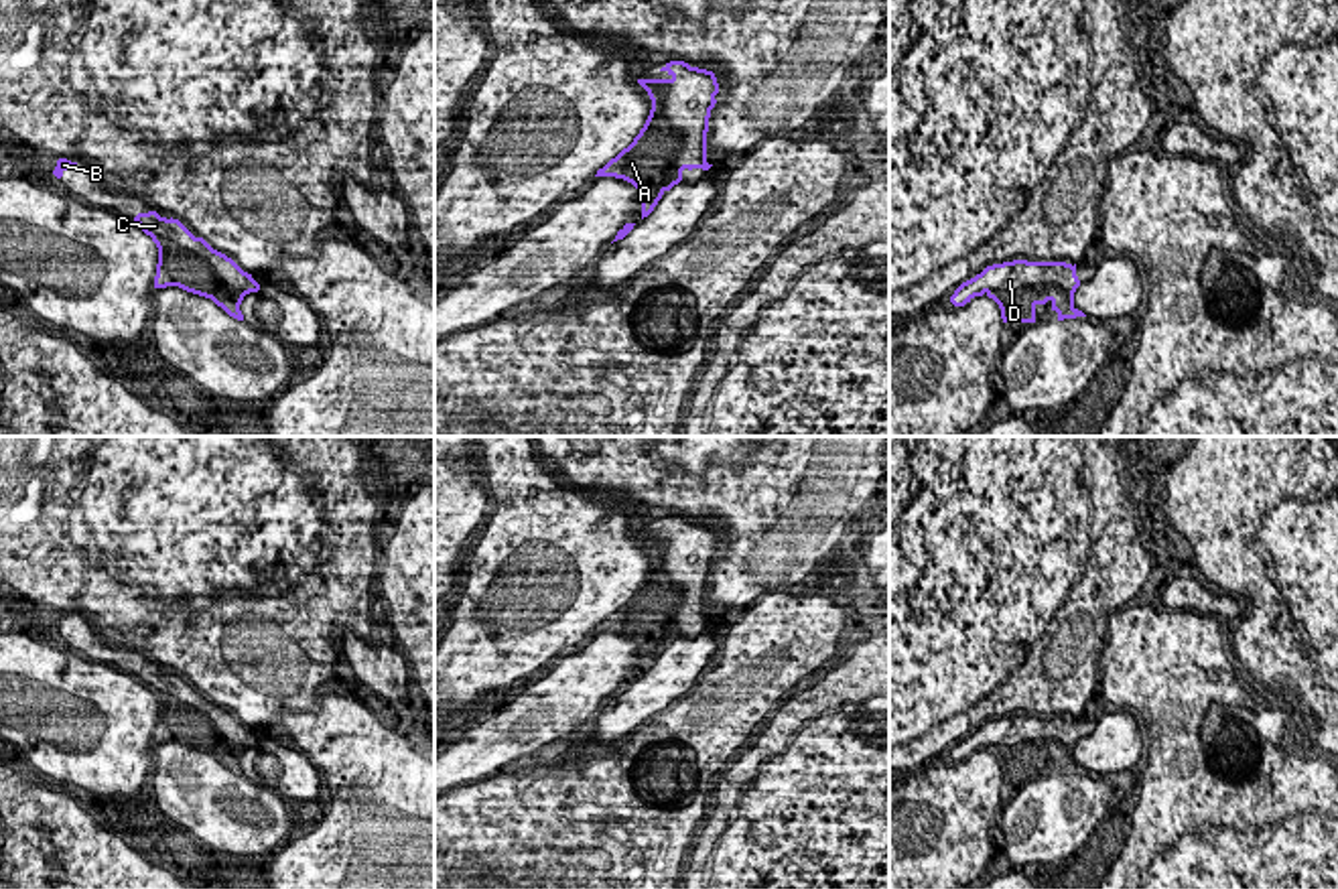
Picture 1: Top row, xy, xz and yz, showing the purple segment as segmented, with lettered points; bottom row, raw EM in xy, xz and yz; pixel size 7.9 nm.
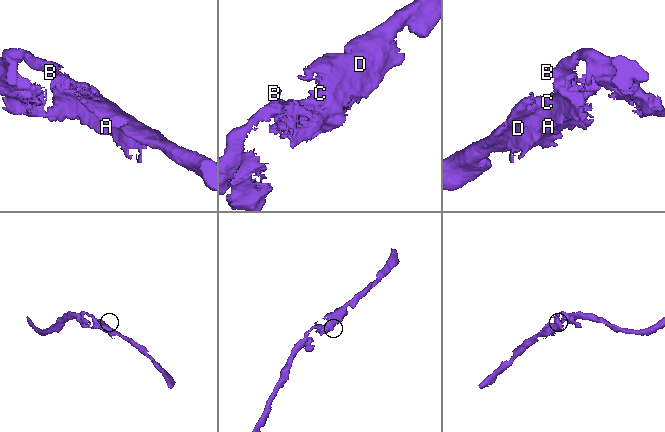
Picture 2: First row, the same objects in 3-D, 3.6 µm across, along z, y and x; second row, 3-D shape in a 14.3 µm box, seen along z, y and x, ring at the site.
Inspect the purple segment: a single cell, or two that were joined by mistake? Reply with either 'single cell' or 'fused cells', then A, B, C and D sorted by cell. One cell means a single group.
single cell; groups A B C D

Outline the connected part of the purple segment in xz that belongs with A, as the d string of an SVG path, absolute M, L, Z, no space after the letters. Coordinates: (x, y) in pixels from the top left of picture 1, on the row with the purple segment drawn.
M670 61L660 71L670 77L638 79L652 99L644 128L595 175L631 183L640 193L642 219L682 181L684 168L713 166L707 162L707 132L719 93L715 73L684 61Z

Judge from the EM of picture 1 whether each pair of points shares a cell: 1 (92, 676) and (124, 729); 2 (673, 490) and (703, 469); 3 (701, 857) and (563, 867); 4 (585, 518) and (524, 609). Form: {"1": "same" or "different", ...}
{"1": "same", "2": "different", "3": "same", "4": "same"}

